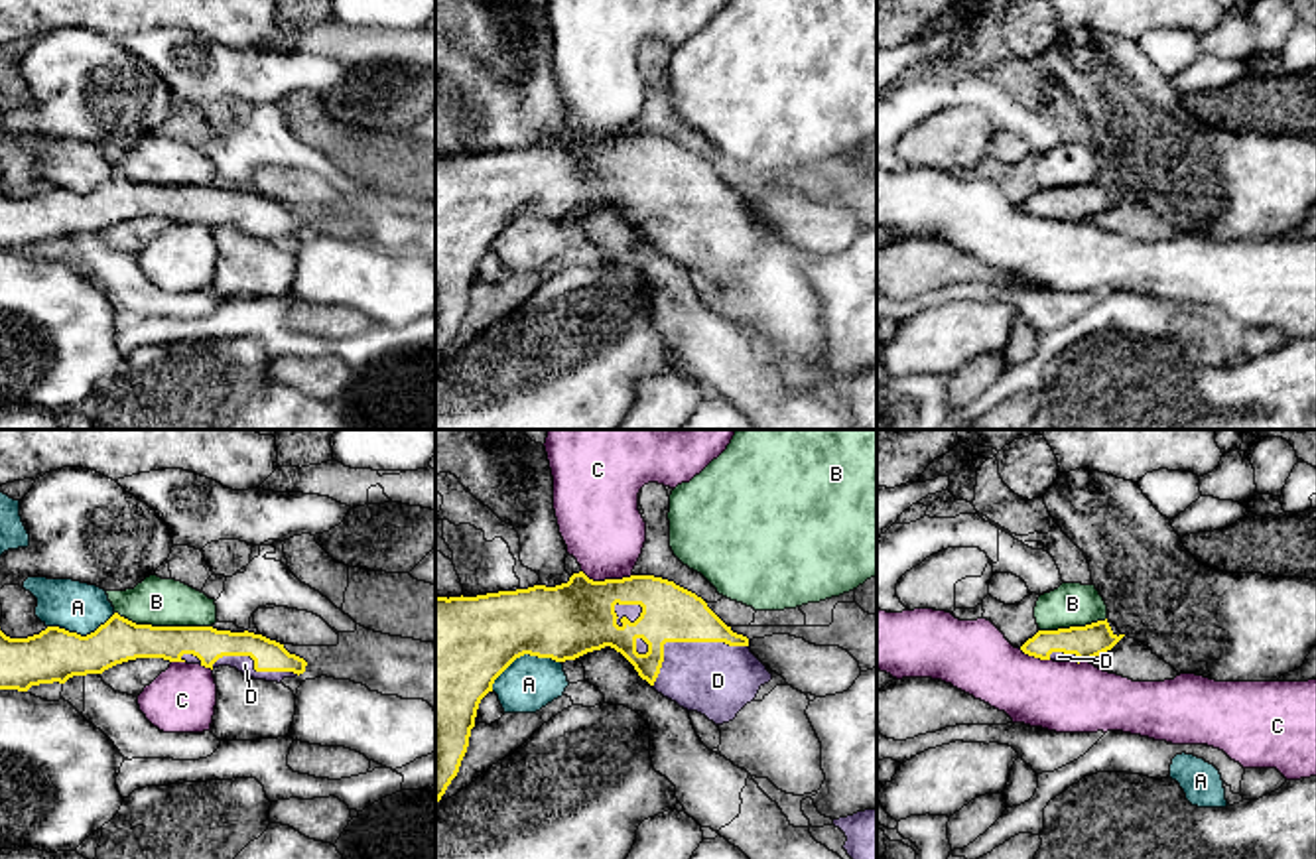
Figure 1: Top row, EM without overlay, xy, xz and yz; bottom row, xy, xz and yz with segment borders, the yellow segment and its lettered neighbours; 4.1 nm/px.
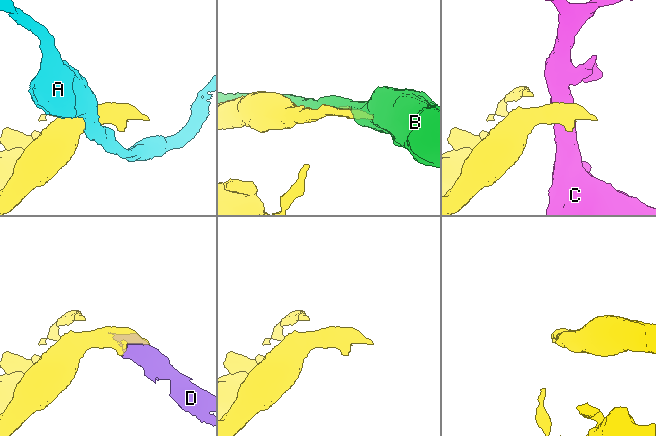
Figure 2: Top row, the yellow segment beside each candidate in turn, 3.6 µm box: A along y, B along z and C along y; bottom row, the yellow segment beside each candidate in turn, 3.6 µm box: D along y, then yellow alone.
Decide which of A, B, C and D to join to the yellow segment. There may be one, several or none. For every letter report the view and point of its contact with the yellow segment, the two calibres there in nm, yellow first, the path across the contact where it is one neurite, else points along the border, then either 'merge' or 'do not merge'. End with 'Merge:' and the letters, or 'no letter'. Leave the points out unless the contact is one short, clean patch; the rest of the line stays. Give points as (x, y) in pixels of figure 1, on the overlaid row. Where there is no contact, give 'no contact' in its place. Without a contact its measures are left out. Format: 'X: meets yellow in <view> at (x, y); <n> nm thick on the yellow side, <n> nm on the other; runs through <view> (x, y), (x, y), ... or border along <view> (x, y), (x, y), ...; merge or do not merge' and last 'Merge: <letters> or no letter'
A: meets yellow in xz at (523, 655); 380 nm thick on the yellow side, 220 nm on the other; do not merge
B: meets yellow in xy at (162, 627); 180 nm thick on the yellow side, 200 nm on the other; do not merge
C: meets yellow in xz at (607, 580); 300 nm thick on the yellow side, 340 nm on the other; do not merge
D: meets yellow in xz at (684, 641); 240 nm thick on the yellow side, 300 nm on the other; merge
Merge: D

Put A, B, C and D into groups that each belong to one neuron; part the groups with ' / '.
A / B / C / D

